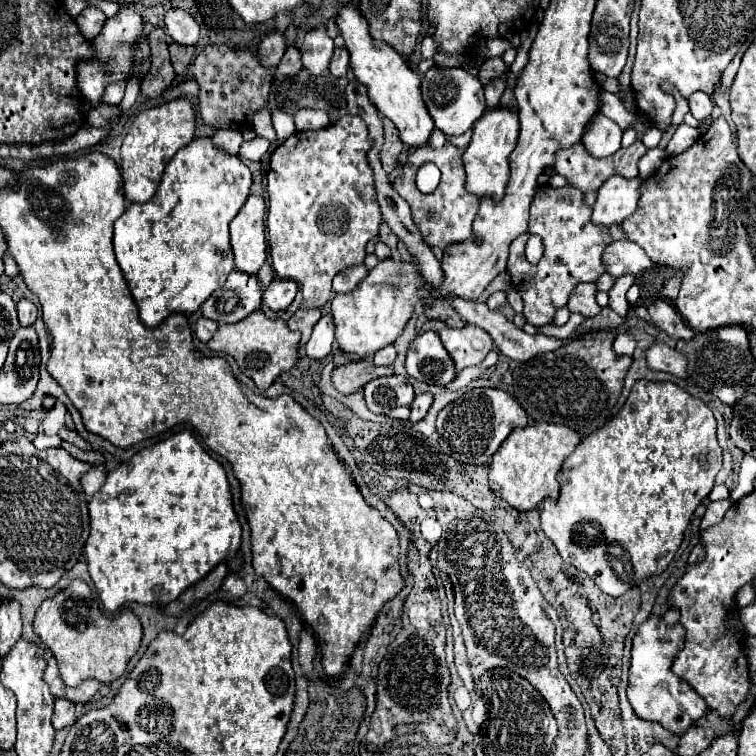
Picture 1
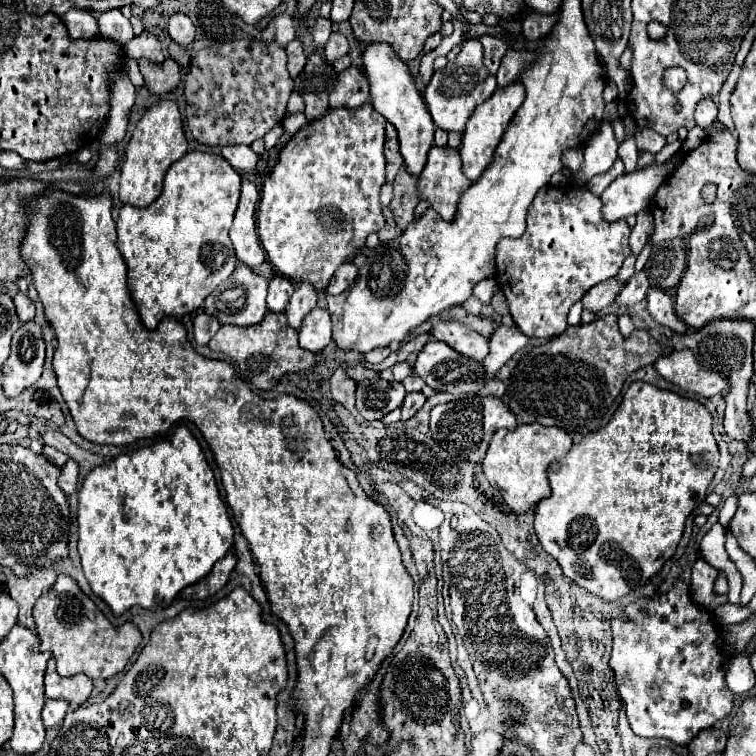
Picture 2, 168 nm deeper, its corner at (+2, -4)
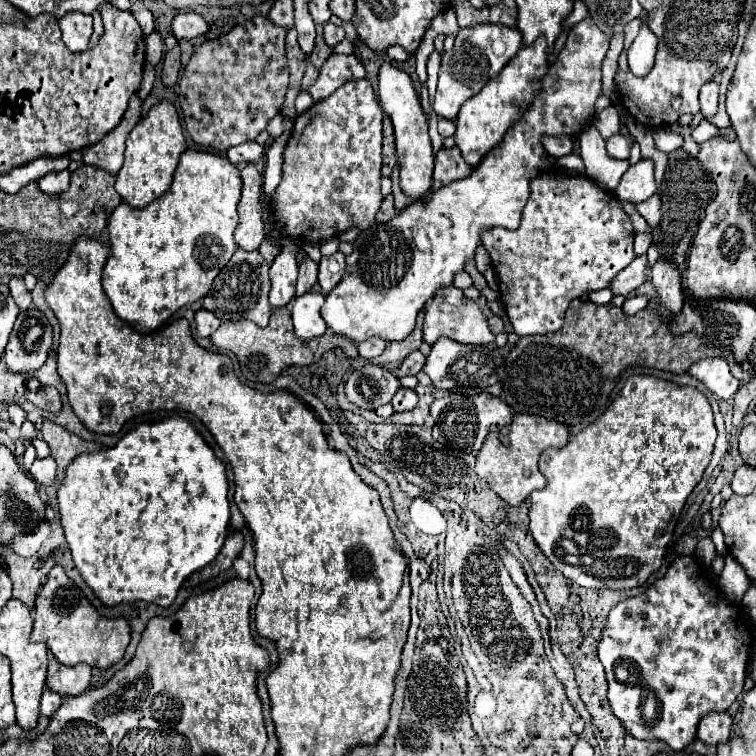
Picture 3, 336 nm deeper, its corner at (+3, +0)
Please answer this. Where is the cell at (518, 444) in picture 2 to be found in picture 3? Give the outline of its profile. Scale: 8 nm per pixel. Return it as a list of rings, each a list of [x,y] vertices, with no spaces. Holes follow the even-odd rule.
[[[516,414],[512,424],[502,430],[508,436],[508,444],[500,442],[500,434],[488,434],[484,446],[476,458],[476,474],[488,482],[488,486],[510,506],[526,502],[528,494],[544,488],[544,476],[538,470],[538,458],[548,446],[564,446],[568,442],[568,428],[556,420],[548,420],[532,414]]]

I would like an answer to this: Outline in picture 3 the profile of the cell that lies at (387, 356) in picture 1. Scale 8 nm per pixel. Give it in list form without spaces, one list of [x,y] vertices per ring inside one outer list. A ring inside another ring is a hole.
[[[368,338],[364,342],[358,344],[358,352],[360,352],[360,358],[364,360],[374,360],[378,358],[386,348],[386,342],[380,340],[380,338]]]

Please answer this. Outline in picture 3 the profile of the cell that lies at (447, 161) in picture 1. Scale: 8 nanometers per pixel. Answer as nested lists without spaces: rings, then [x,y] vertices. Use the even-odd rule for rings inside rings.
[[[458,146],[446,150],[442,148],[438,154],[436,154],[436,166],[434,166],[434,180],[442,182],[442,184],[448,184],[448,182],[454,182],[454,180],[462,180],[466,176],[470,176],[472,172],[472,166],[464,162]]]

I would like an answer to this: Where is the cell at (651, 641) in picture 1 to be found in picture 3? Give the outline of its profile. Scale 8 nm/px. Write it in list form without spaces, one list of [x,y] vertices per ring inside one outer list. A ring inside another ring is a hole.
[[[694,554],[678,556],[662,580],[654,582],[646,592],[622,600],[610,610],[598,642],[598,658],[606,672],[608,702],[614,716],[634,738],[662,740],[676,752],[696,738],[696,728],[704,714],[726,712],[732,706],[744,688],[752,650],[750,620],[740,606],[732,606],[714,580],[708,578],[710,572]],[[616,674],[636,674],[636,678],[634,682],[618,682]]]

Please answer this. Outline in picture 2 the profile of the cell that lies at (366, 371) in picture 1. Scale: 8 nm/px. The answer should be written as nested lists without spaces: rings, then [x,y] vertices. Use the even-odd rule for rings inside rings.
[[[401,362],[401,364],[395,364],[395,366],[379,372],[379,376],[383,380],[399,380],[399,382],[405,380],[409,374],[411,374],[411,364],[409,362]]]

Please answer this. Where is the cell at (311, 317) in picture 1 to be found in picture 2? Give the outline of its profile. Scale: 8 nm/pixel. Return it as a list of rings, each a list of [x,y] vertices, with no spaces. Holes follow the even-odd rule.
[[[299,286],[293,292],[293,298],[285,310],[287,322],[291,328],[299,330],[303,318],[317,306],[317,294],[313,294],[313,290],[309,290],[309,286]]]

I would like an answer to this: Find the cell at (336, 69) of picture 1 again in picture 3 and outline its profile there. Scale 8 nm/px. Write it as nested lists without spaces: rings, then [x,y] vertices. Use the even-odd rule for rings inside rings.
[[[326,22],[324,24],[324,40],[330,44],[330,46],[336,46],[338,42],[344,40],[344,28],[342,26],[336,26],[332,22]]]

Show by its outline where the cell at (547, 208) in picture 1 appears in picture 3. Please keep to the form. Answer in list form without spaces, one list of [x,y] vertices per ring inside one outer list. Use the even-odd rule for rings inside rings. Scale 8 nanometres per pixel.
[[[546,170],[530,182],[530,196],[522,210],[522,220],[516,230],[490,228],[480,234],[482,246],[488,250],[492,266],[498,274],[498,292],[506,314],[518,336],[556,332],[564,324],[564,312],[570,300],[590,290],[610,286],[612,278],[634,260],[632,240],[634,230],[628,214],[620,208],[610,190],[600,188],[584,174],[568,174]]]

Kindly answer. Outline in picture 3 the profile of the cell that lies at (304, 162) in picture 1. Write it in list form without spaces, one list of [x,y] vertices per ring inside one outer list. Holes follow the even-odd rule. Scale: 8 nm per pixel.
[[[368,80],[344,84],[332,96],[316,102],[294,120],[292,136],[284,150],[284,176],[268,208],[274,214],[274,224],[296,242],[322,242],[352,226],[364,230],[374,224],[374,216],[382,204],[380,168],[382,168],[382,118],[384,112],[374,96]]]

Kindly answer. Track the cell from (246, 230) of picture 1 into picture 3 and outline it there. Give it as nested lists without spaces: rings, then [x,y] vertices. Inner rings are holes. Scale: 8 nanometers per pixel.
[[[246,164],[242,170],[242,198],[238,204],[238,214],[240,214],[240,224],[234,230],[236,244],[242,250],[256,250],[260,242],[266,236],[264,230],[264,214],[262,214],[262,172],[254,164]]]

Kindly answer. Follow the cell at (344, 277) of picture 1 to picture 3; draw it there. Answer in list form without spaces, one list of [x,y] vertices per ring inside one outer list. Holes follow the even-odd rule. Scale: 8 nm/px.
[[[336,252],[332,256],[322,256],[318,264],[318,284],[322,286],[322,290],[330,292],[344,276],[344,270],[346,270],[346,264],[344,264],[342,252]]]

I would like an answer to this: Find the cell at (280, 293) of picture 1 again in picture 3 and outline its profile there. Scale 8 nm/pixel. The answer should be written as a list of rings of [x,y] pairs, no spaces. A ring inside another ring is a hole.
[[[280,236],[280,242],[282,242],[282,252],[270,266],[270,280],[272,280],[270,304],[274,308],[290,304],[290,300],[296,296],[296,278],[298,278],[296,252],[300,244],[296,244],[296,240],[288,236]]]

